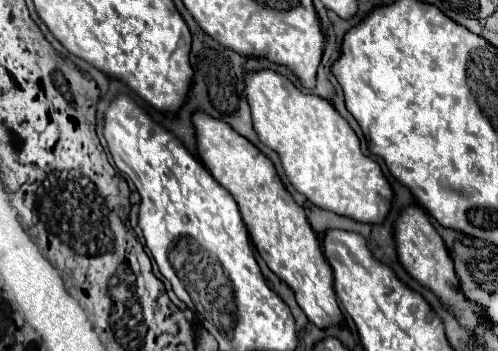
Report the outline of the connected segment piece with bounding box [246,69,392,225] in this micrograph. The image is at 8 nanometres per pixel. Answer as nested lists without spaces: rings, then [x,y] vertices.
[[[270,69],[246,75],[246,97],[260,141],[278,153],[284,173],[296,191],[320,209],[362,223],[374,225],[386,219],[392,187],[380,165],[364,157],[356,133],[330,101],[302,93],[290,79]]]

